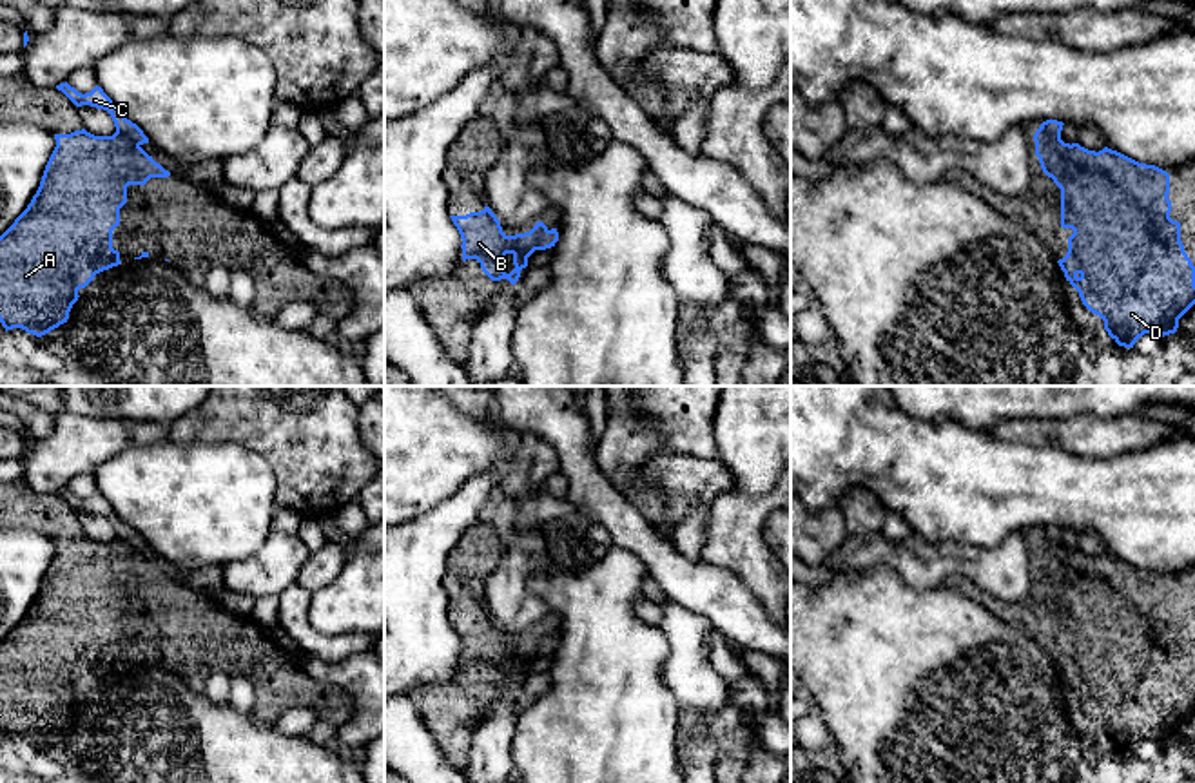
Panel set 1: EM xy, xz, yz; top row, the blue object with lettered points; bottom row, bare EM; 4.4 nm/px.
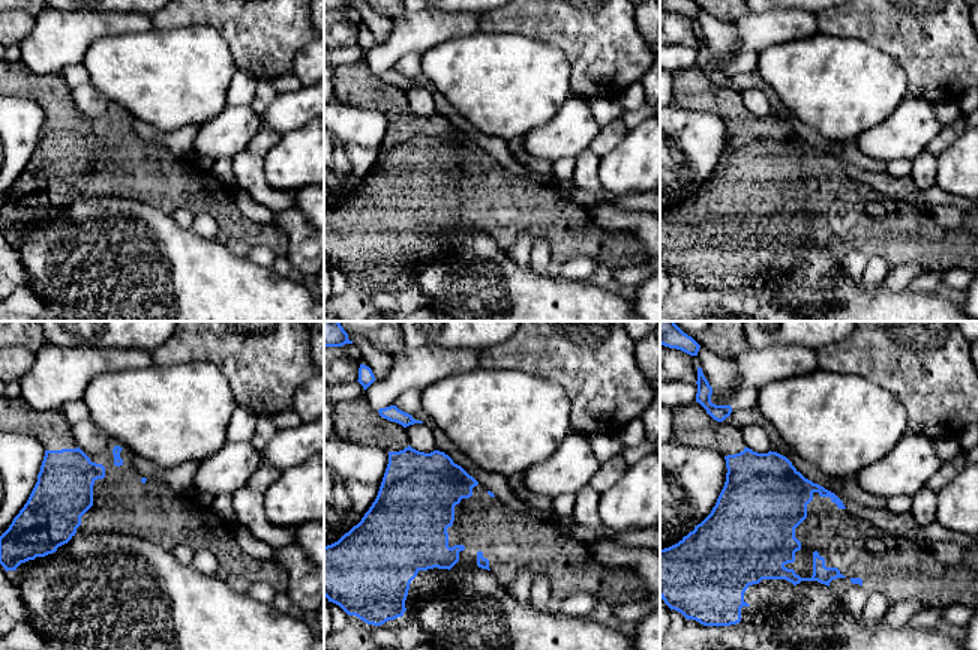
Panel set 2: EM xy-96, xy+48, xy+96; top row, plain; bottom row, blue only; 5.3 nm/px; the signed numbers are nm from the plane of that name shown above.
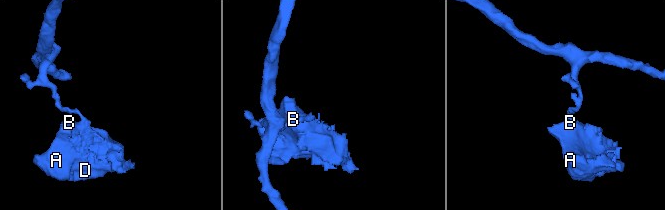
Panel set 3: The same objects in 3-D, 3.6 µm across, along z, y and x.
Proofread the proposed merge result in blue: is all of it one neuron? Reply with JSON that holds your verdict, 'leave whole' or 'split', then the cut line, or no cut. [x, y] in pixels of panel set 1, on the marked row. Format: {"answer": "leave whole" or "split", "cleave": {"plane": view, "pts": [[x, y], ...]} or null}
{"answer": "split", "cleave": {"plane": "xz", "pts": [[546, 229], [537, 236], [535, 249]]}}

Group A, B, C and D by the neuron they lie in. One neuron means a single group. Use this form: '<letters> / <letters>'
A B D / C

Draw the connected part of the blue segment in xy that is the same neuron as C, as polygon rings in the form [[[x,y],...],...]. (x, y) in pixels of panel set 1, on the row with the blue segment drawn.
[[[65,82],[56,85],[56,89],[62,91],[76,107],[91,105],[107,111],[114,121],[116,132],[131,138],[136,145],[149,143],[149,138],[143,134],[143,130],[114,107],[112,100],[103,92],[102,87],[96,85],[91,92],[82,94]]]

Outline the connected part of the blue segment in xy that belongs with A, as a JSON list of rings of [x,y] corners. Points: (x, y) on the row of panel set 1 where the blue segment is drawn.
[[[82,129],[54,134],[54,140],[56,147],[36,194],[0,236],[0,323],[5,332],[22,328],[36,337],[67,323],[80,297],[78,290],[85,288],[96,274],[121,263],[120,252],[112,248],[112,230],[120,225],[127,187],[170,176],[152,156],[120,132],[94,136]]]

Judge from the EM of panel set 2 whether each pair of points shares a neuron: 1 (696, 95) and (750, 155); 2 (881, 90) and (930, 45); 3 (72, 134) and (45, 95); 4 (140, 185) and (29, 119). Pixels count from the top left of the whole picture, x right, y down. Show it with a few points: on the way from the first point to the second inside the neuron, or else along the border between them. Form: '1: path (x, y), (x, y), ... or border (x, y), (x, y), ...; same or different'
1: path (714, 99), (749, 137); same
2: border (875, 47), (900, 65), (908, 95); different
3: path (63, 125), (60, 111), (54, 104); same
4: border (21, 96), (44, 111), (29, 159); different

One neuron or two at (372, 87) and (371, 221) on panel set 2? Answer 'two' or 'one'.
one

